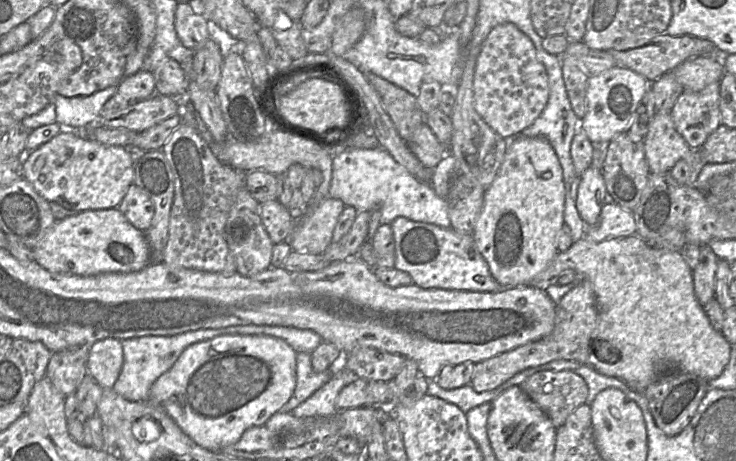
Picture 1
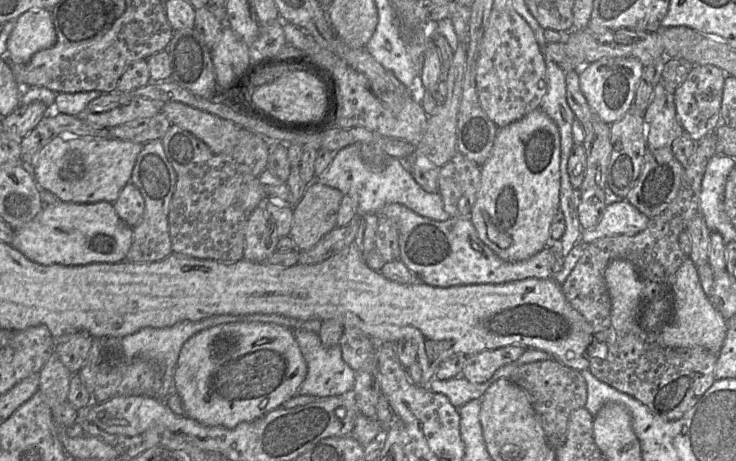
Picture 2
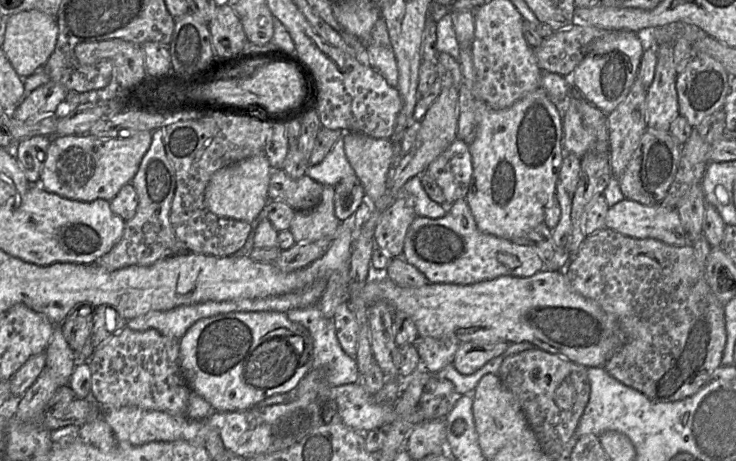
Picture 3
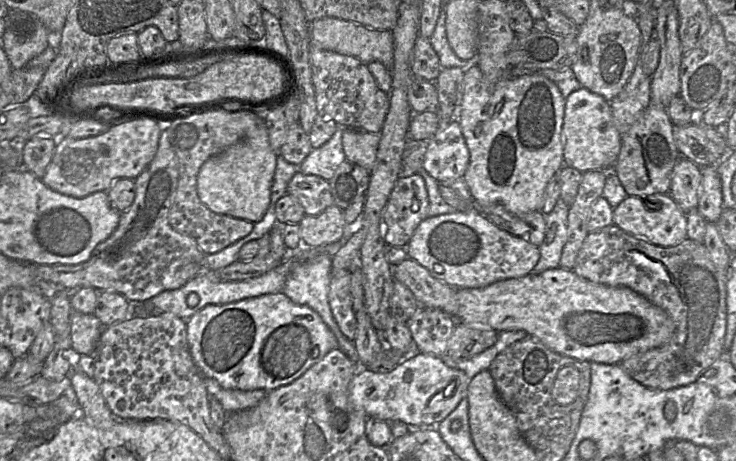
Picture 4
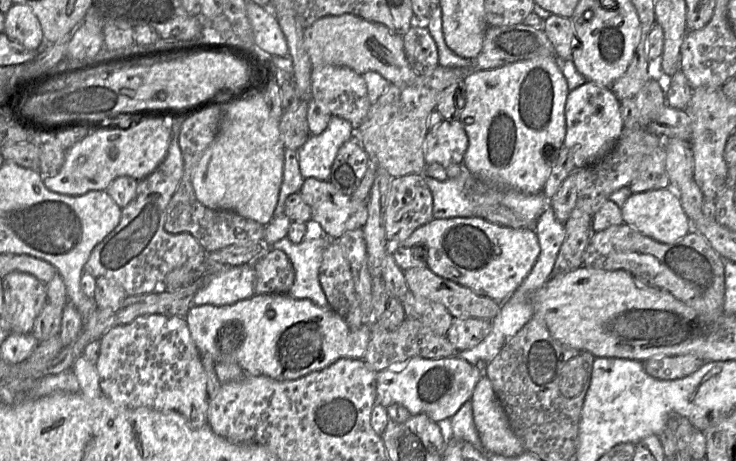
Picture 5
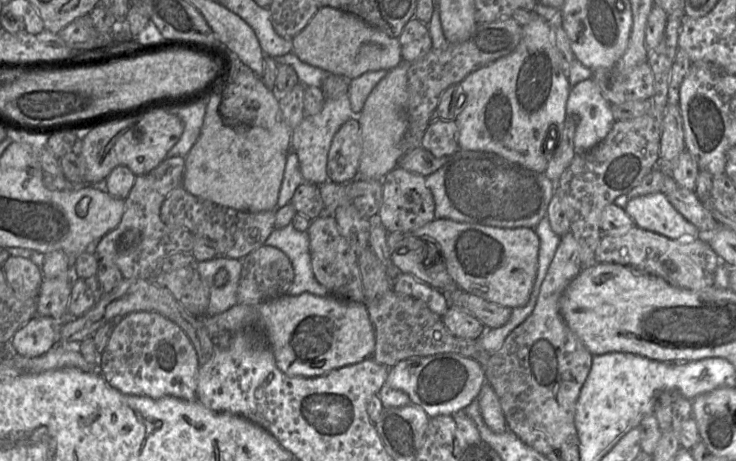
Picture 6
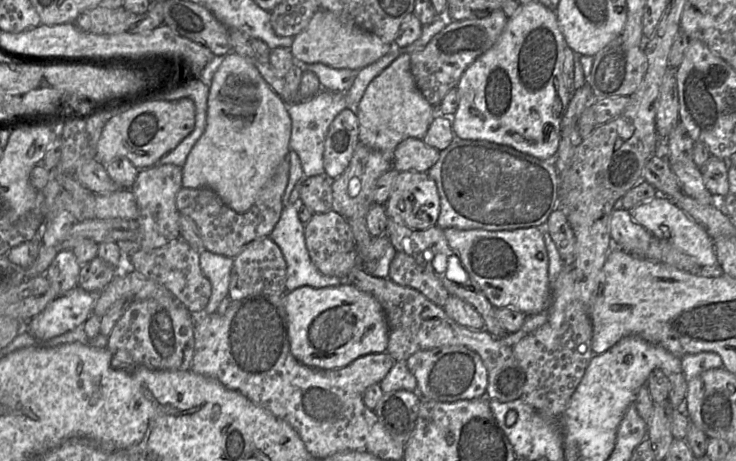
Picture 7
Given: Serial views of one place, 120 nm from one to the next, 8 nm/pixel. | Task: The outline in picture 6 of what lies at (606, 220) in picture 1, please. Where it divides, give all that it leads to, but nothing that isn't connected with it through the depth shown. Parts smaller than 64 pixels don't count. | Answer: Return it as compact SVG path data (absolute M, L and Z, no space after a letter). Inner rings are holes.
M662 192L632 198L624 210L636 226L669 239L701 238L699 230L673 207Z

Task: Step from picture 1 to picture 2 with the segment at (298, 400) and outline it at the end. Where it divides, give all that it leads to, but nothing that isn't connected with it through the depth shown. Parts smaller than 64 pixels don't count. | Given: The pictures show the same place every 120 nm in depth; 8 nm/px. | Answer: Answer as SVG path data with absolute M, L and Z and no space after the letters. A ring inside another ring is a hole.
M304 329L293 330L300 351L307 364L307 374L297 394L327 397L344 394L354 388L356 372L344 361L340 344L324 347L319 334Z

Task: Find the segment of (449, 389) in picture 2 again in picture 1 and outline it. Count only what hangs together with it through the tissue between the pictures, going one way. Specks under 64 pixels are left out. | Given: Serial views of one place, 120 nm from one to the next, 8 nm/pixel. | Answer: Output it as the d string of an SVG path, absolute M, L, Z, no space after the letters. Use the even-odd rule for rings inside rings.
M433 379L428 380L427 394L452 403L466 413L483 403L491 403L500 395L500 386L484 392L475 391L470 384L447 390L441 388L437 384L436 379Z

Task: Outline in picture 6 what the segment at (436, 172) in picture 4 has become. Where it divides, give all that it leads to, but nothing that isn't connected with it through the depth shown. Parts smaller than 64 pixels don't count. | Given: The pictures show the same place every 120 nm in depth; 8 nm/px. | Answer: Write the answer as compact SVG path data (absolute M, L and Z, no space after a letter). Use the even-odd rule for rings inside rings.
M455 120L431 121L422 138L421 146L435 157L449 157L459 150L458 126Z

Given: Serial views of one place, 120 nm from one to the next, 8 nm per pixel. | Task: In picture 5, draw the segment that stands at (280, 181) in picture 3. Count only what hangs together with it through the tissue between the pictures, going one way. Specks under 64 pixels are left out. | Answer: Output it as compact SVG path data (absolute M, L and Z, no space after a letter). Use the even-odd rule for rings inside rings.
M306 178L300 190L304 202L311 208L312 220L323 230L324 219L344 220L346 231L363 228L368 218L366 201L356 201L339 192L330 180Z

